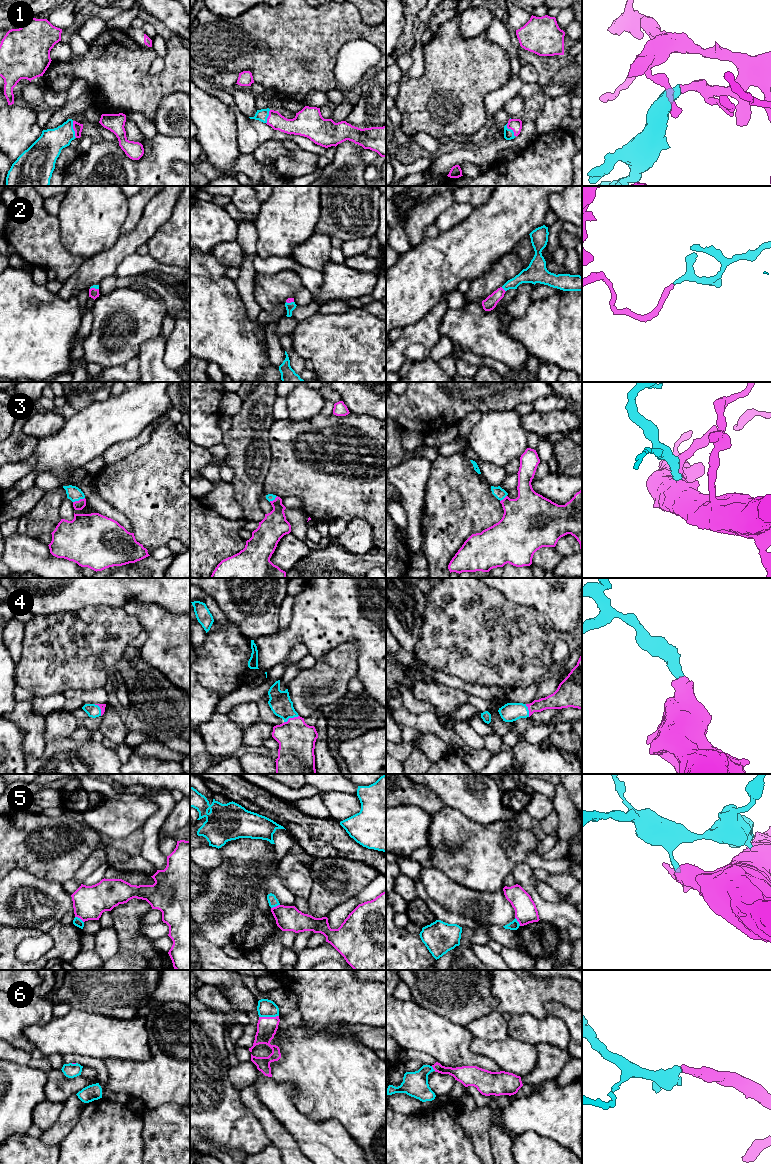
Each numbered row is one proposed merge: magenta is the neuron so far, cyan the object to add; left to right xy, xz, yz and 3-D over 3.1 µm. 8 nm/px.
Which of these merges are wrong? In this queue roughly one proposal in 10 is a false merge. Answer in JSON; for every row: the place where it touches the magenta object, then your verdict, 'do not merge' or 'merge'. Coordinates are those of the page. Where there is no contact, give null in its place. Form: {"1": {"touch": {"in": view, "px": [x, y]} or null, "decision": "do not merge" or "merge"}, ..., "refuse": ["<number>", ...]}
{"1": {"touch": {"in": "yz", "px": [510, 128]}, "decision": "merge"}, "2": {"touch": {"in": "yz", "px": [503, 289]}, "decision": "merge"}, "3": {"touch": {"in": "xy", "px": [79, 500]}, "decision": "merge"}, "4": {"touch": {"in": "xz", "px": [291, 718]}, "decision": "merge"}, "5": {"touch": {"in": "xy", "px": [79, 917]}, "decision": "do not merge"}, "6": {"touch": {"in": "xz", "px": [268, 1017]}, "decision": "merge"}, "refuse": ["5"]}

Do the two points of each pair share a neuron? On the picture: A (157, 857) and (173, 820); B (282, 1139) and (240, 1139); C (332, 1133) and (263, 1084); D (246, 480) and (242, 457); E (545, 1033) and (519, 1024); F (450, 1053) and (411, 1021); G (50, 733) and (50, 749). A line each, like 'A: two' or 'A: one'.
A: two
B: two
C: one
D: one
E: one
F: one
G: two

